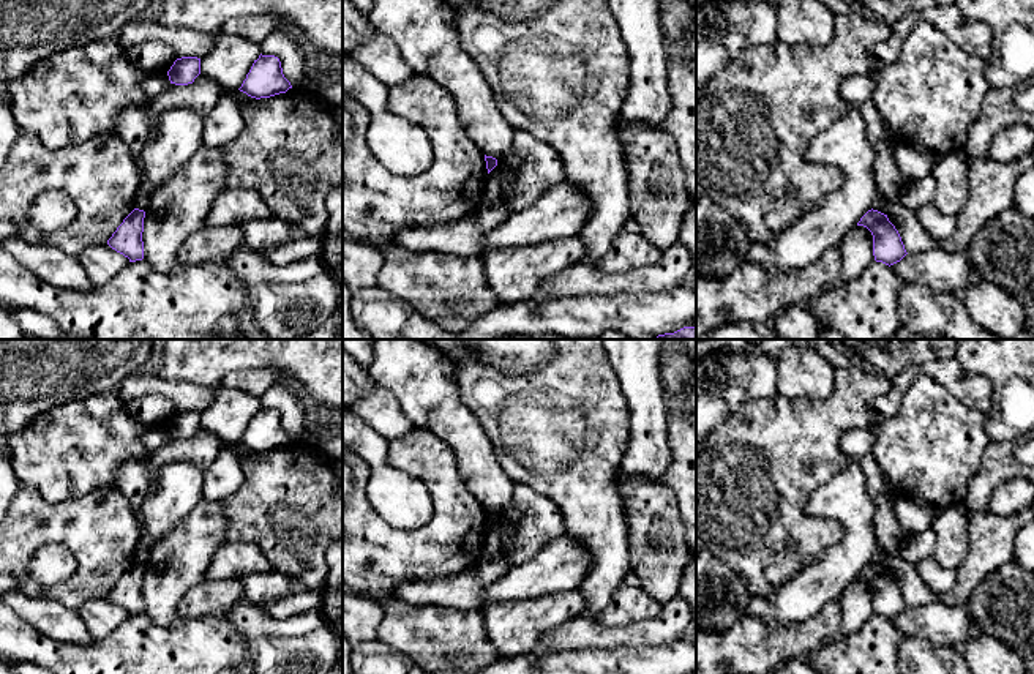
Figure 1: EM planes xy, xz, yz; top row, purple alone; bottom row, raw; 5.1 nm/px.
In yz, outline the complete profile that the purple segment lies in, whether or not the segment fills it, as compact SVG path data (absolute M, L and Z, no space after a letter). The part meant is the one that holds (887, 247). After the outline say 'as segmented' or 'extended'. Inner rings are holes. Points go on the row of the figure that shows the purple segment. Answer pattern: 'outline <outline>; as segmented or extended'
outline M871 208L860 218L857 226L864 226L871 232L876 262L890 267L908 254L898 230L889 221L887 215Z; as segmented

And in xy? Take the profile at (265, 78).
outline M260 54L238 90L251 98L260 99L286 93L289 88L292 85L283 74L279 58Z; as segmented

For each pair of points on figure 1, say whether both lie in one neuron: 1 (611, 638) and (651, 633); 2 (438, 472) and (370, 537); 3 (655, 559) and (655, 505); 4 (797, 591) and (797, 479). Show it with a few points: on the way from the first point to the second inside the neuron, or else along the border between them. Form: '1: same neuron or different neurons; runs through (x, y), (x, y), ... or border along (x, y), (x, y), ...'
1: same neuron; runs through (621, 636), (636, 636), (641, 633)
2: same neuron; runs through (442, 502), (442, 518), (420, 540), (400, 540)
3: same neuron; runs through (644, 546), (643, 534), (649, 527), (649, 518)
4: different neurons; border along (827, 548), (769, 594)

